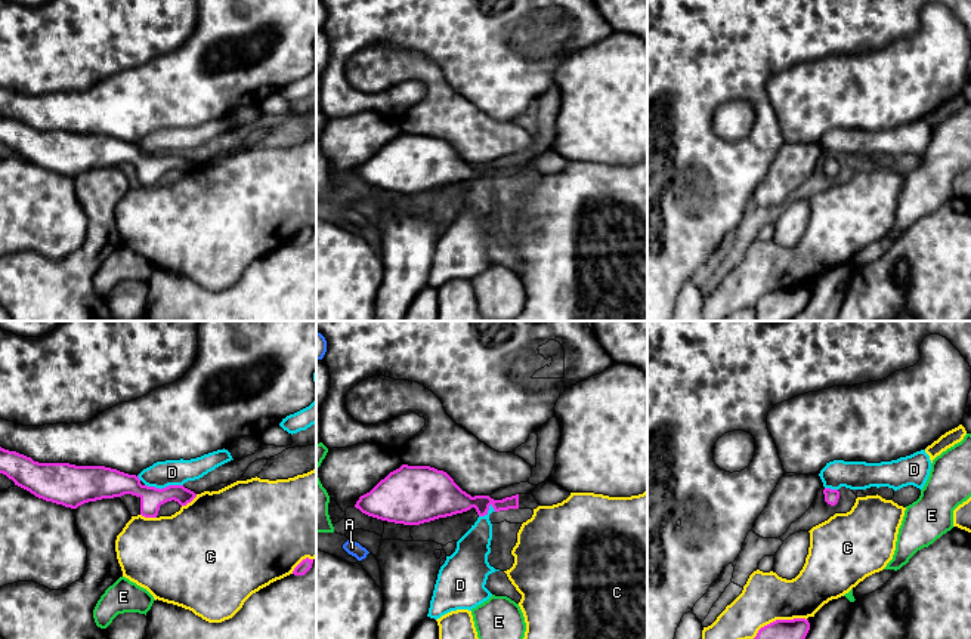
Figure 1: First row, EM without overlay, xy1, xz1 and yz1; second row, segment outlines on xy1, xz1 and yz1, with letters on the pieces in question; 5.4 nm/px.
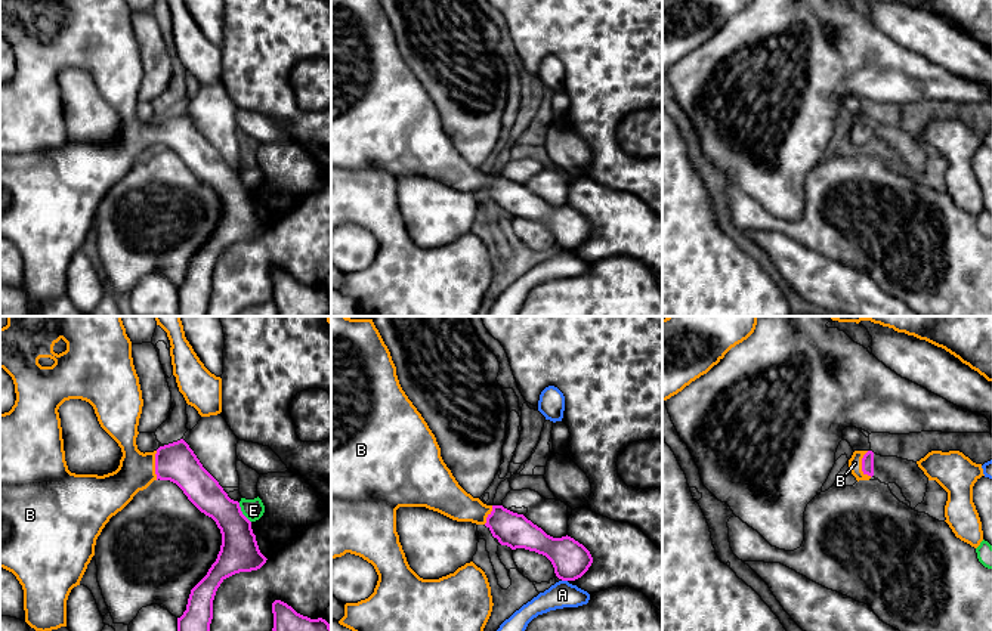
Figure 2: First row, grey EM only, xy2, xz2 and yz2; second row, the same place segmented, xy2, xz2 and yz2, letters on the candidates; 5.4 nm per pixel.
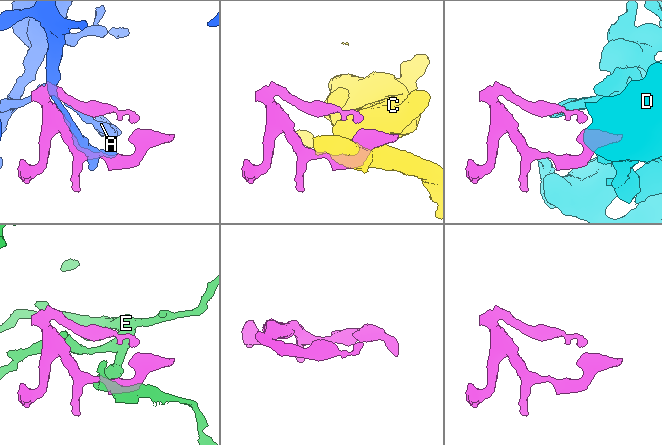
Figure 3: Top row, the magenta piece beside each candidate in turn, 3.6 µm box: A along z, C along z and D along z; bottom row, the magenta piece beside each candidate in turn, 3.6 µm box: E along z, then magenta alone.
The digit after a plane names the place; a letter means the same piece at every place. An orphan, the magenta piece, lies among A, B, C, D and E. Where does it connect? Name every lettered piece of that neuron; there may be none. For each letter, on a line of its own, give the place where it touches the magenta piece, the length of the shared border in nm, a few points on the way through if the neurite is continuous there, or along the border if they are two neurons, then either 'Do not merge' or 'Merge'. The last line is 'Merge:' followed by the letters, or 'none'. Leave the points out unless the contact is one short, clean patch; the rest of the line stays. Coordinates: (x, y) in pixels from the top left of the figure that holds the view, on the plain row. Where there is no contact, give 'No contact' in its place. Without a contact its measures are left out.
A: Touches magenta at xz2 (565, 249). Shared border 30 nm. Do not merge
B: Touches magenta at yz2 (862, 135). Shared border 150 nm. Path across: yz2 (868, 127), (862, 135), (855, 132). Merge
C: Touches magenta at yz1 (778, 289). Shared border 320 nm. Do not merge
D: Touches magenta at xy1 (164, 157). Shared border 200 nm. Boundary: xy1 (145, 153), (160, 157), (182, 154). Do not merge
E: Touches magenta at xy2 (241, 182). Shared border 130 nm. Do not merge
Merge: B

